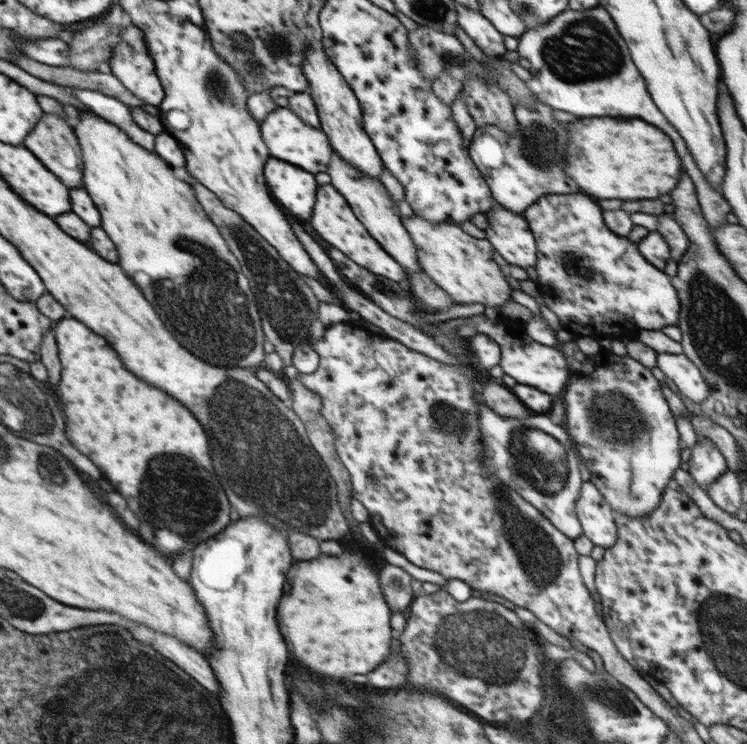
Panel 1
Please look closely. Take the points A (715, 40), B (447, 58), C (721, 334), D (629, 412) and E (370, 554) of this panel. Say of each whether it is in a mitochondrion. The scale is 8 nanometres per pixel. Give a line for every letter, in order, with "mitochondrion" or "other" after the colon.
A: other
B: mitochondrion
C: mitochondrion
D: mitochondrion
E: other

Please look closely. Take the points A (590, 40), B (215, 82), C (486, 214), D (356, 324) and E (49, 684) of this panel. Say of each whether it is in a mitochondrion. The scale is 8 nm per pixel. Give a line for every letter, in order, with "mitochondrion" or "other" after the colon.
A: mitochondrion
B: mitochondrion
C: other
D: other
E: other

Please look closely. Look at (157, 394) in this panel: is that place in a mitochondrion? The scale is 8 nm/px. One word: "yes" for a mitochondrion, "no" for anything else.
no

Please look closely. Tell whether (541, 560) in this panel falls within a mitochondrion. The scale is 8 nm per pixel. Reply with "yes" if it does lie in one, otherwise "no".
yes

